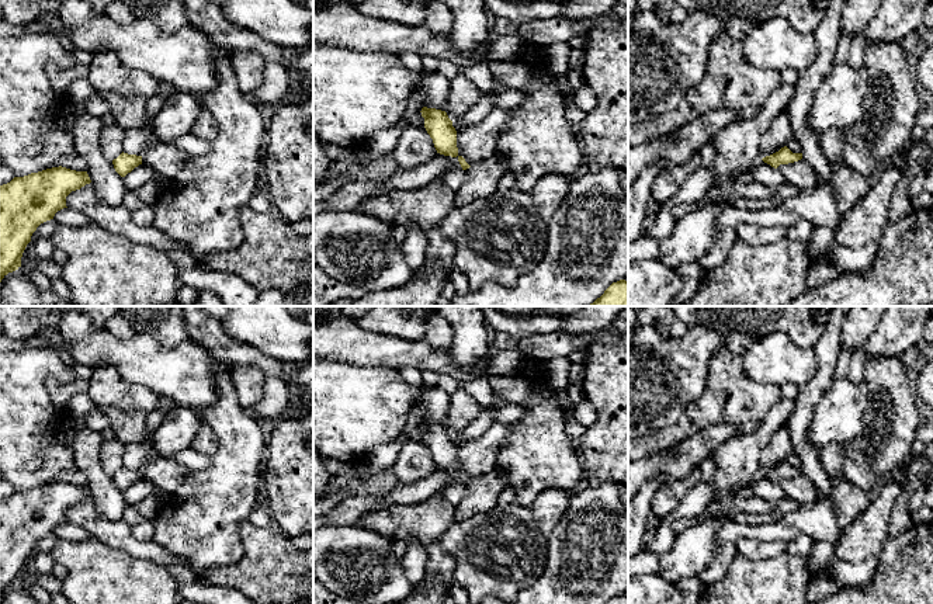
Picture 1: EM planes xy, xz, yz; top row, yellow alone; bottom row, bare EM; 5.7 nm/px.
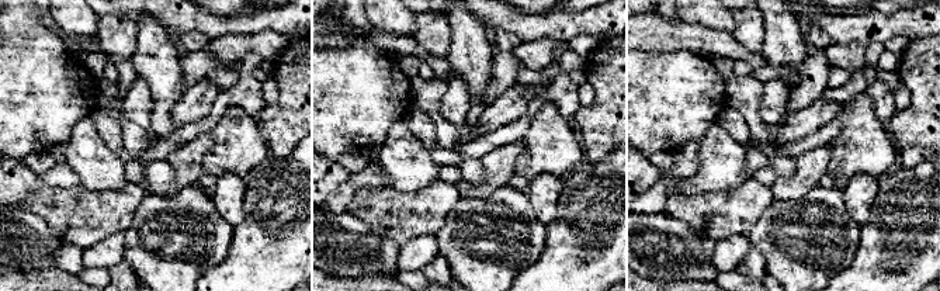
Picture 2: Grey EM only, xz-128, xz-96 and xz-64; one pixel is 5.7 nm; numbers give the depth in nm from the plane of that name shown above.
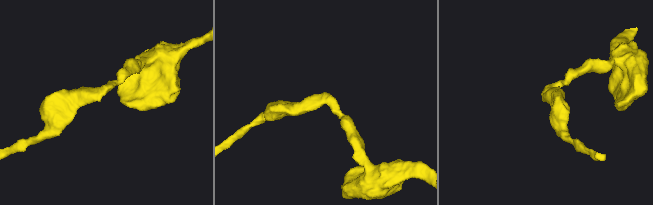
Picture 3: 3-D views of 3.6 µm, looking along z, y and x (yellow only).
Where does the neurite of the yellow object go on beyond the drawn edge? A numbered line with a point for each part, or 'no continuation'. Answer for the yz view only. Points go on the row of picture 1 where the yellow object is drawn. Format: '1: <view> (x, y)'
no continuation

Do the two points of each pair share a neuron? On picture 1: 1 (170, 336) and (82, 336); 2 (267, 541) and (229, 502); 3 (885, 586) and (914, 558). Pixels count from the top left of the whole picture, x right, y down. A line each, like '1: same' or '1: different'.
1: different
2: different
3: same

